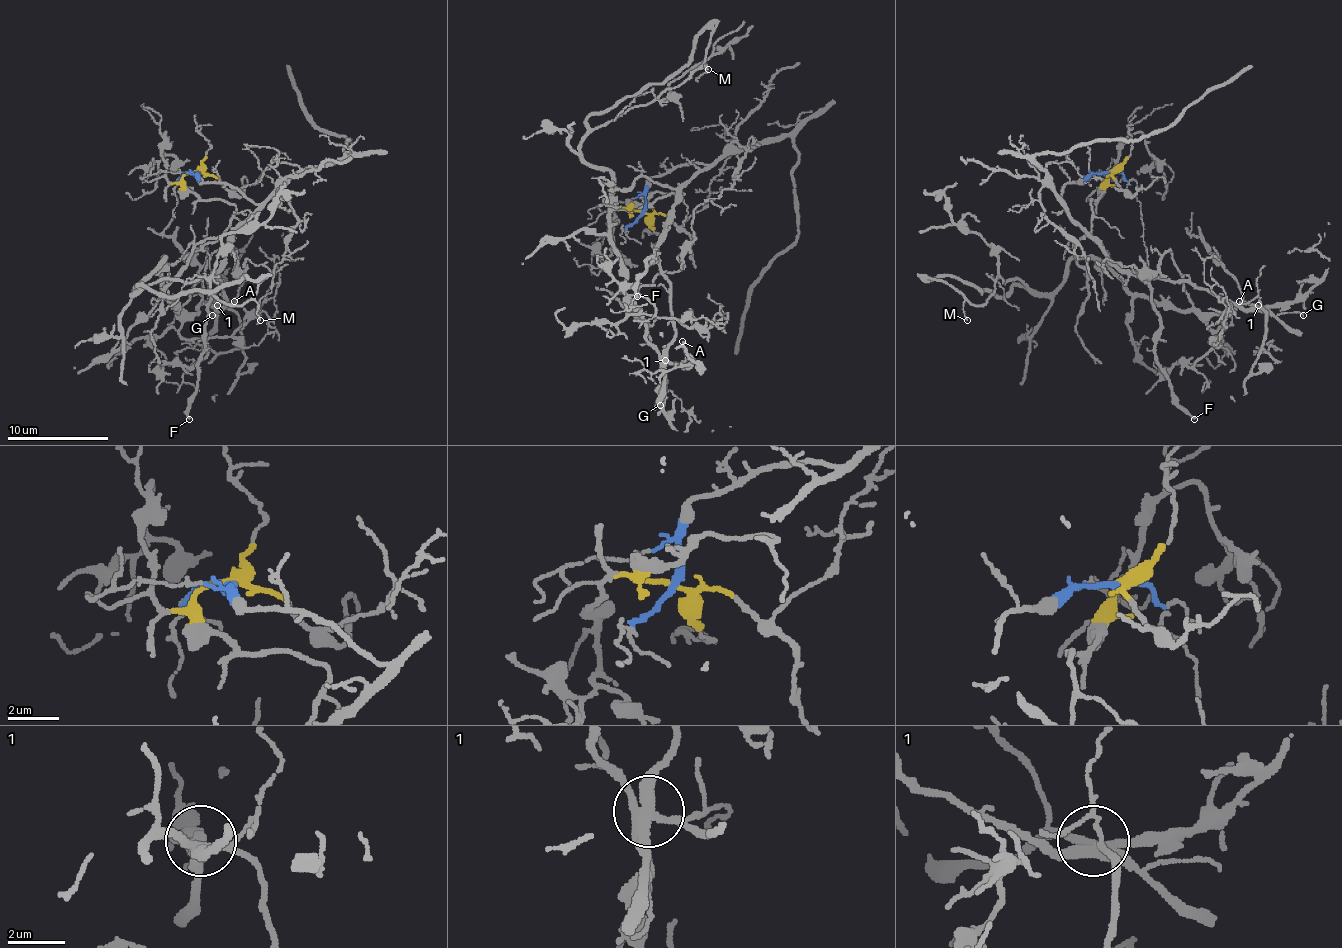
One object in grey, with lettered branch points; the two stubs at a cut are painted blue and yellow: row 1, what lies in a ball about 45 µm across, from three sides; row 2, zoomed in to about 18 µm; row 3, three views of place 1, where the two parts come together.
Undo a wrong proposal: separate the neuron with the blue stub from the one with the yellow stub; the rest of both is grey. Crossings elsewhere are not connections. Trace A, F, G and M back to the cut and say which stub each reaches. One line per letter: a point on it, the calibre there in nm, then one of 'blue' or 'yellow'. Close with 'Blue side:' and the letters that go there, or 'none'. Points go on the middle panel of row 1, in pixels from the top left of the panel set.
A: (682, 341) | 130 nm | yellow
F: (637, 296) | 180 nm | blue
G: (660, 405) | 110 nm | blue
M: (708, 69) | 90 nm | yellow
Blue side: F, G

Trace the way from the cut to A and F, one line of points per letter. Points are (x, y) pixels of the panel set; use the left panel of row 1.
A: (195, 171), (187, 186), (235, 214), (162, 270), (162, 290), (179, 313), (235, 300)
F: (195, 174), (207, 181), (235, 186), (258, 207), (233, 234), (210, 288), (202, 359), (197, 366), (189, 419)

